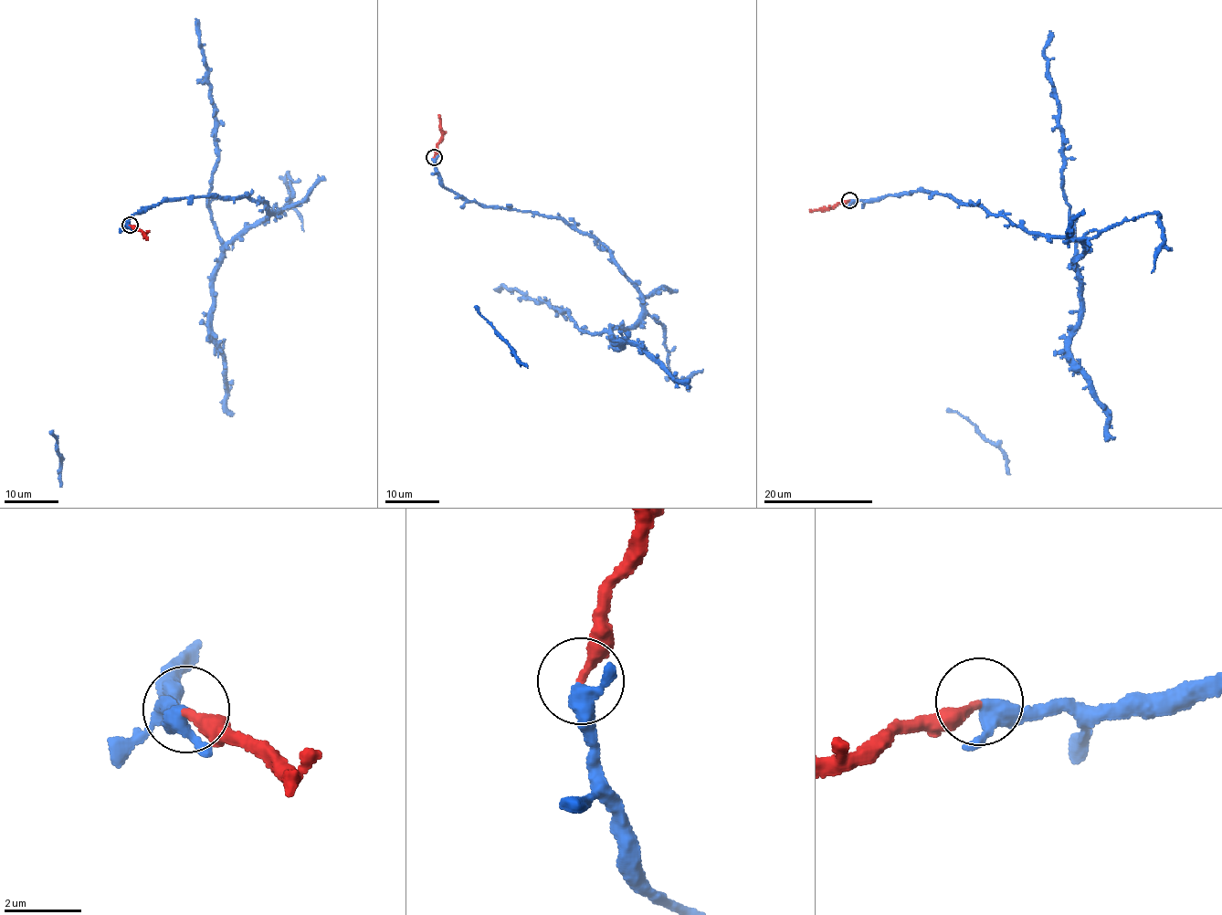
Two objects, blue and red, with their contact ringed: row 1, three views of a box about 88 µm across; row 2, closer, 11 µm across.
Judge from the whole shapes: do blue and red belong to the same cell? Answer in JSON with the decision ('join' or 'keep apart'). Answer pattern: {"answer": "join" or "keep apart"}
{"answer": "join"}

